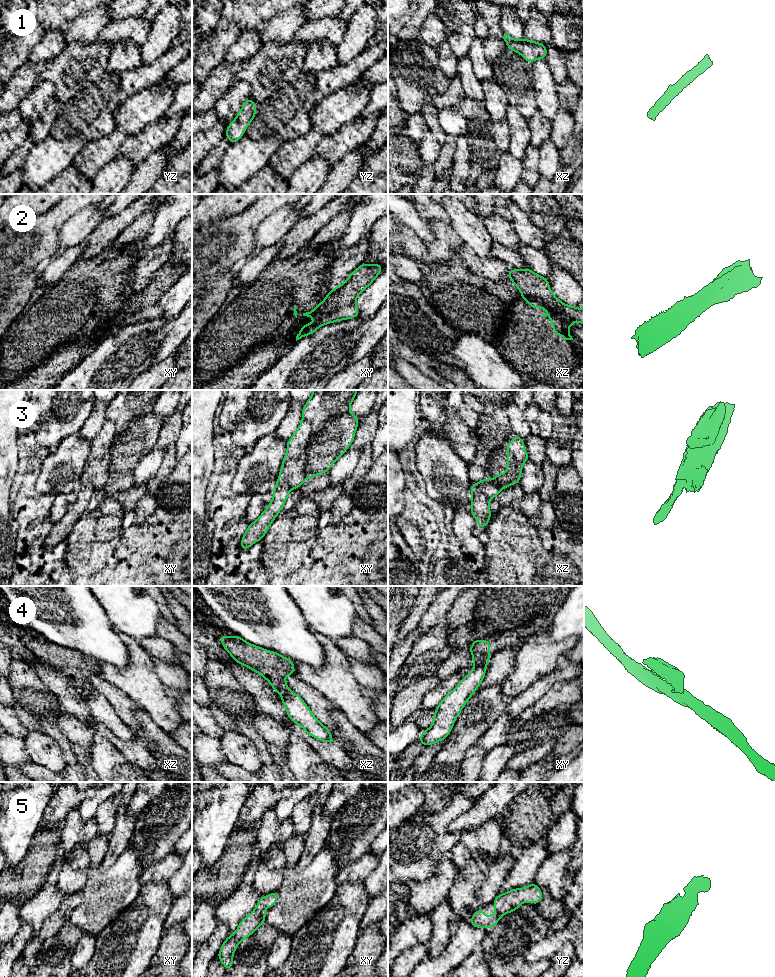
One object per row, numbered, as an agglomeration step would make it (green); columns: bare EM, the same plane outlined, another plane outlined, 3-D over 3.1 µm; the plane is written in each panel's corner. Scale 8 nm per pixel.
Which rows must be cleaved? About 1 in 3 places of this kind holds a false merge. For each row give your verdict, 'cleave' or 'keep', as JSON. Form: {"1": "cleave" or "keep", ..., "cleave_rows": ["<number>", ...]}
{"1": "keep", "2": "keep", "3": "cleave", "4": "cleave", "5": "keep", "cleave_rows": ["3", "4"]}

